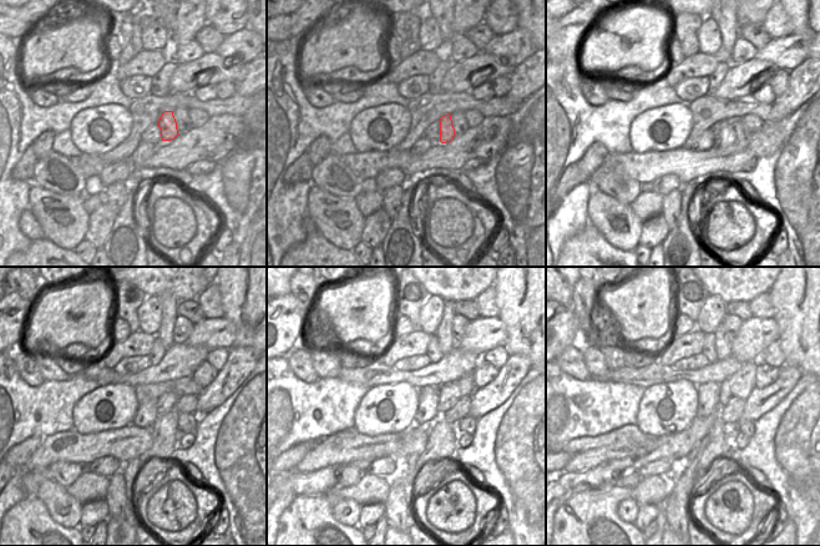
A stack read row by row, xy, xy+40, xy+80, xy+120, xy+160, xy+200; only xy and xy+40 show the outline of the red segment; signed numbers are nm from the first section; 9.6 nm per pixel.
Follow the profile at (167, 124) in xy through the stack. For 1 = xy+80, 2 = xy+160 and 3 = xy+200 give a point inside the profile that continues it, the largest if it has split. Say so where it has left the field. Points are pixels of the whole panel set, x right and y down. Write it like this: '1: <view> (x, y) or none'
1: xy+80 (727, 136)
2: xy+160 (441, 444)
3: xy+200 (689, 483)

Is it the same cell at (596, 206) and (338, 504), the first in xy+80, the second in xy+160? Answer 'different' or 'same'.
same

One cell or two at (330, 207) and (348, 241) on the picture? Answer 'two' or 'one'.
one

